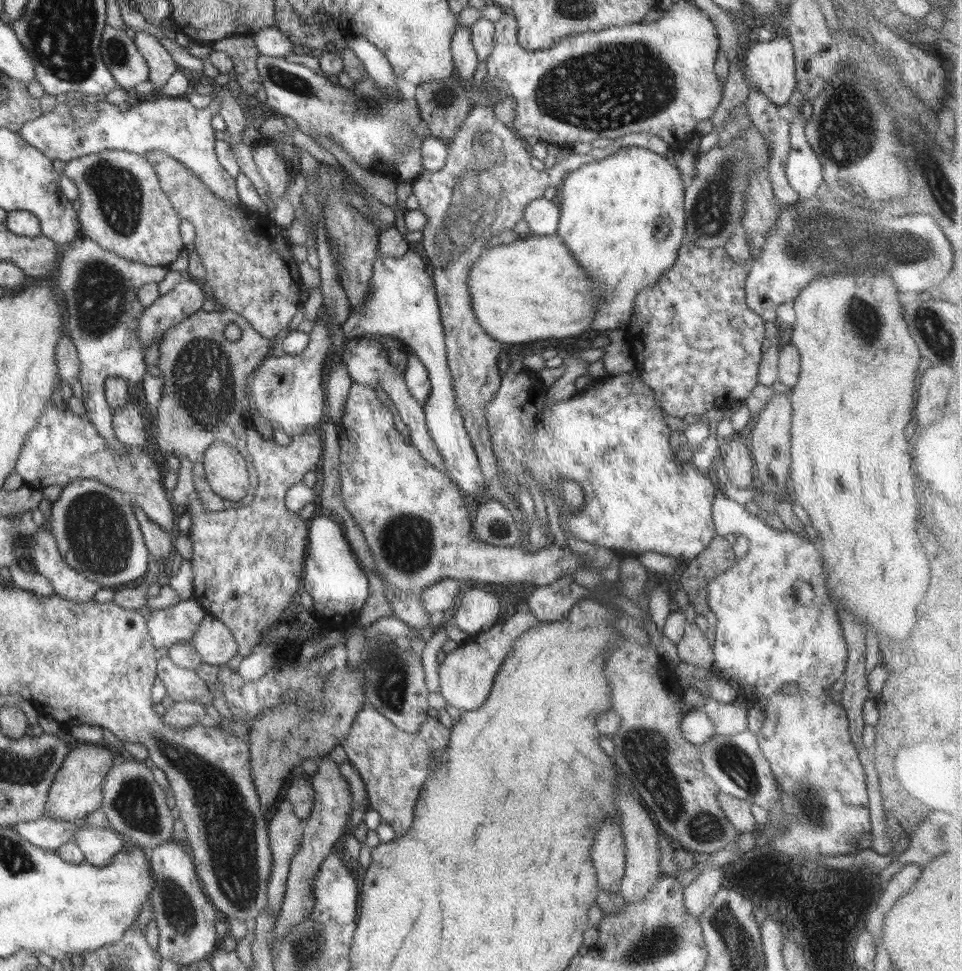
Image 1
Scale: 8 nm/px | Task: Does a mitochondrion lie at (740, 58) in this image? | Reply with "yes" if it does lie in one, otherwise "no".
no

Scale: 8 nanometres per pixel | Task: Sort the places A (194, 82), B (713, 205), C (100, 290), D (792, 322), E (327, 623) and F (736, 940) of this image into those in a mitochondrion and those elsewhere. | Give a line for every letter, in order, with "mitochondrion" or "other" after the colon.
A: other
B: mitochondrion
C: mitochondrion
D: other
E: other
F: mitochondrion

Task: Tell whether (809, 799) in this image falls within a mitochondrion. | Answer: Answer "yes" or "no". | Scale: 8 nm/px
yes

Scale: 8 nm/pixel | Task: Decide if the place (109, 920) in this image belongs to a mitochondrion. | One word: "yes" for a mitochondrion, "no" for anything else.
no

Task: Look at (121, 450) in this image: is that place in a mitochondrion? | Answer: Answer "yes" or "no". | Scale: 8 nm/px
no

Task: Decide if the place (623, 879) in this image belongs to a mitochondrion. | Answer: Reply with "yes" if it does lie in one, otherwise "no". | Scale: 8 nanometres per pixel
no

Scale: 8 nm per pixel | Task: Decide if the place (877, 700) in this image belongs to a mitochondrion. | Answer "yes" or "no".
no

